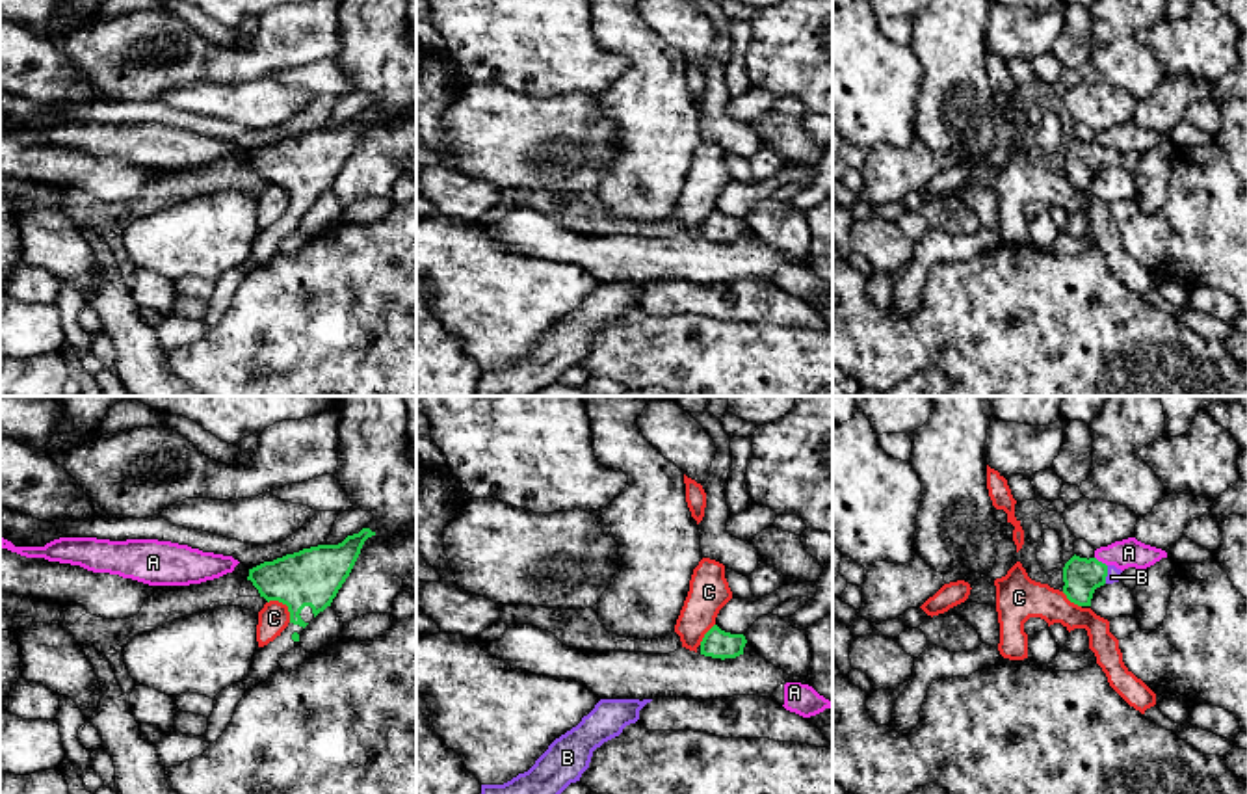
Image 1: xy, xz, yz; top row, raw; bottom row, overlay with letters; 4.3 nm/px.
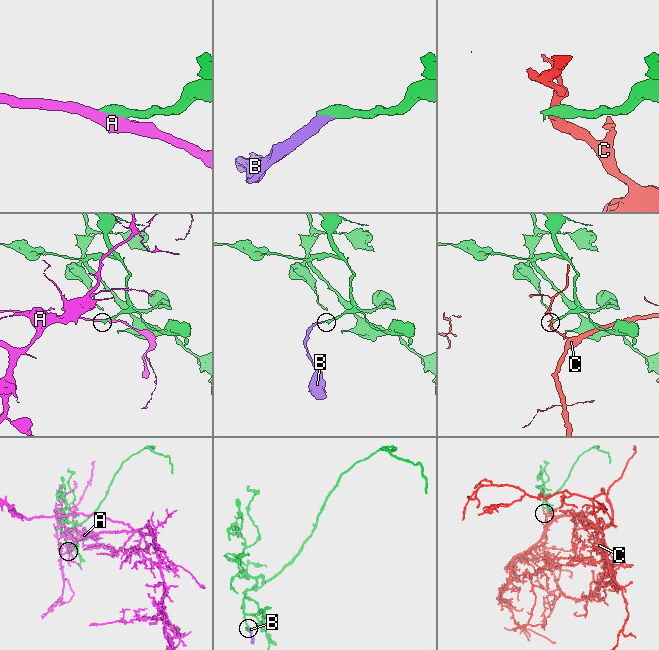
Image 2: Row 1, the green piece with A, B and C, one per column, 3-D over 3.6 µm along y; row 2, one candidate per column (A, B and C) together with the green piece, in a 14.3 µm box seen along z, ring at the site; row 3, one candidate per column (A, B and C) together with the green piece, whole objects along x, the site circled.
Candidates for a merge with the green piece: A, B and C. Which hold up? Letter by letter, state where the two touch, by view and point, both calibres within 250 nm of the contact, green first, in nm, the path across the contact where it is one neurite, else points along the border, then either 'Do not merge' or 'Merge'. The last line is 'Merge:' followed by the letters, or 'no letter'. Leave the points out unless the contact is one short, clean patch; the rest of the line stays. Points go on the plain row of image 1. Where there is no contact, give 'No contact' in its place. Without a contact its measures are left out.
A: Touches green at yz (1101, 145). Thickness 160 nm (green) against 130 nm. Do not merge
B: Touches green at yz (1106, 158). Thickness 160 nm (green) against 60 nm. Path across: yz (1082, 160), (1106, 158), (1114, 158). Merge
C: Touches green at xy (287, 188). Thickness 260 nm (green) against 140 nm. Boundary: xy (270, 183), (277, 183), (287, 190), (290, 205). Do not merge
Merge: B

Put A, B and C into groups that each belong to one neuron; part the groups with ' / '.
A / B / C

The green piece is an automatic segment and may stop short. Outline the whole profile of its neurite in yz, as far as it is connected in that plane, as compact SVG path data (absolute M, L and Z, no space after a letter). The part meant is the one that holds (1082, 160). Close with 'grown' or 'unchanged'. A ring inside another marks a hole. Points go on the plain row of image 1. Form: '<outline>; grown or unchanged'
M1072 139L1063 151L1063 177L1078 190L1091 190L1096 171L1121 164L1121 152L1106 149L1096 141Z; grown

